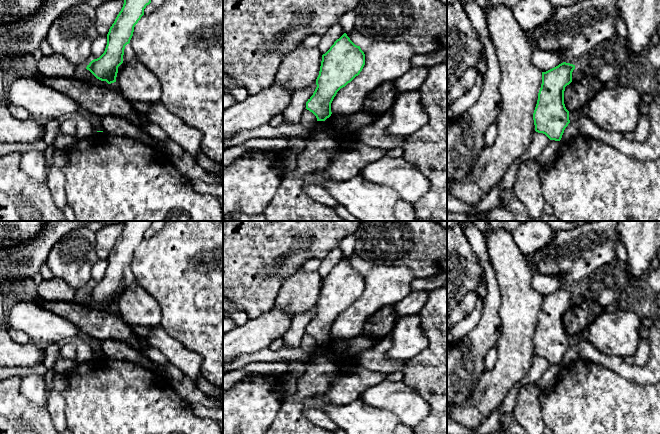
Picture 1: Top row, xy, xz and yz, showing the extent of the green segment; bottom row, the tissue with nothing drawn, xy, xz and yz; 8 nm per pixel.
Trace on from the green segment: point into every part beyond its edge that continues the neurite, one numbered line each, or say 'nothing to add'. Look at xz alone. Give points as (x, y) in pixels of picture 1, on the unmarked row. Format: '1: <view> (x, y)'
nothing to add

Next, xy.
nothing to add

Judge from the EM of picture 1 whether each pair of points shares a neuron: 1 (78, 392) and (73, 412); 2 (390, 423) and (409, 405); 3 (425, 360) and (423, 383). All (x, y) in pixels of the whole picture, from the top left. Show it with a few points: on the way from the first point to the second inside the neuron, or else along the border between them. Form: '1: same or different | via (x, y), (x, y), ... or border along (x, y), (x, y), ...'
1: same | via (78, 397), (78, 407)
2: different | border along (375, 407), (392, 411), (401, 423)
3: same | via (425, 366), (425, 377)

